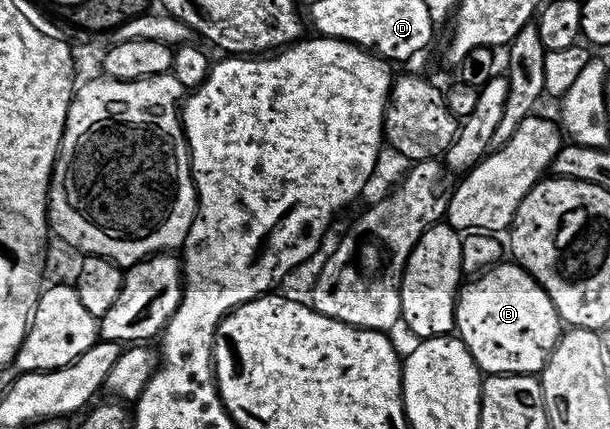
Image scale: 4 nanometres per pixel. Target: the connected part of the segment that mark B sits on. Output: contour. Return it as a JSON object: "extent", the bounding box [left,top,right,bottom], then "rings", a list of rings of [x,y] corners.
{"extent":[455,261,563,375],"rings":[[[502,261],[489,268],[488,271],[480,272],[476,276],[474,283],[466,282],[461,290],[457,293],[457,317],[455,320],[456,334],[467,345],[467,349],[471,353],[471,357],[476,361],[478,367],[481,368],[485,375],[537,375],[545,367],[545,363],[549,359],[549,355],[555,349],[555,345],[561,339],[563,334],[563,324],[561,315],[555,309],[555,305],[551,301],[551,297],[547,297],[545,290],[540,287],[527,272],[517,263],[512,261]]]}

